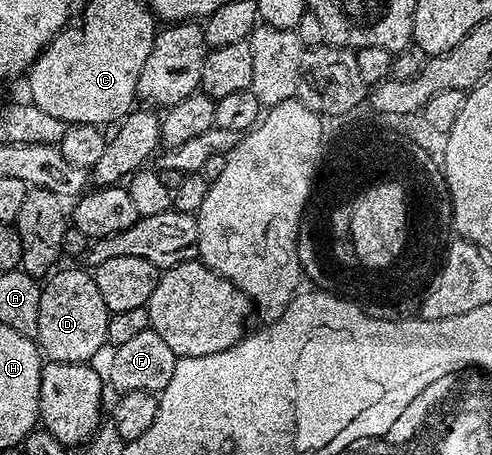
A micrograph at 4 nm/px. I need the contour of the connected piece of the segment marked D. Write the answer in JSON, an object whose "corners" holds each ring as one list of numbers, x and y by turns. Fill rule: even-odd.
{"corners":[[62,268,53,271,43,281,38,306,38,330,34,339,48,360,86,364,95,361,100,347,108,344,110,313,106,302,102,302,102,294,91,271]]}

